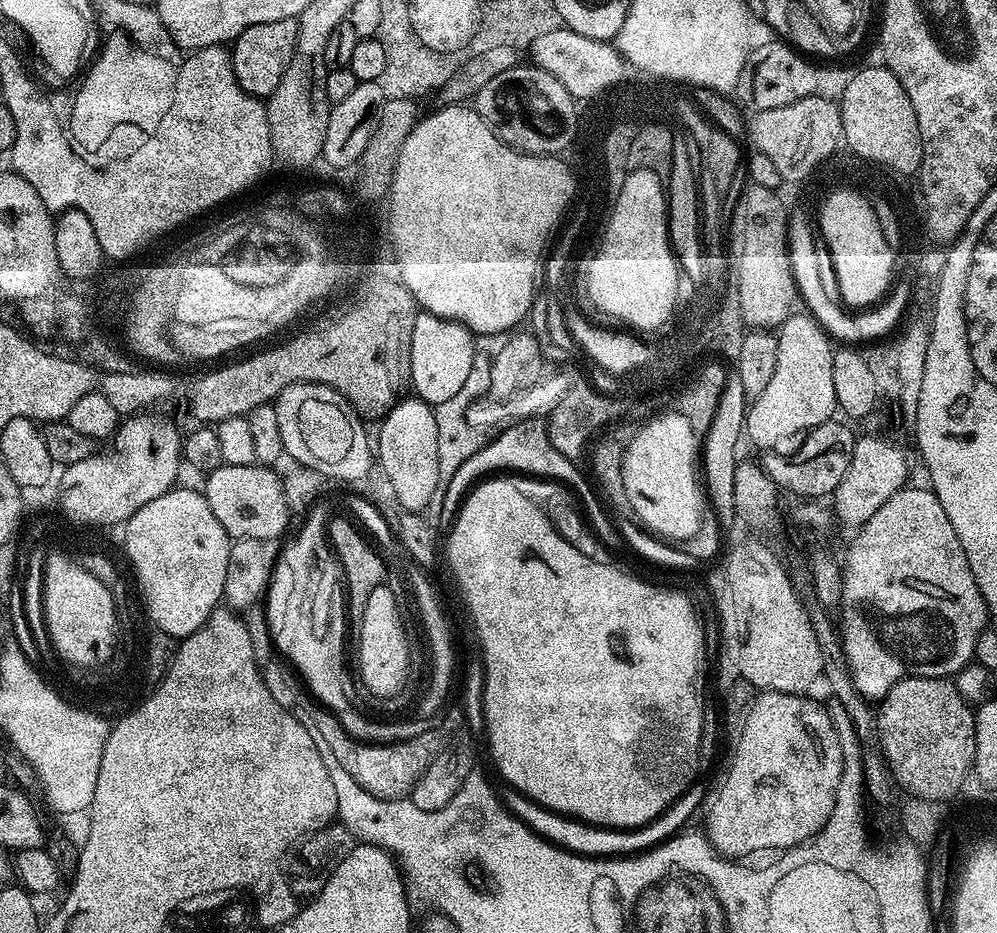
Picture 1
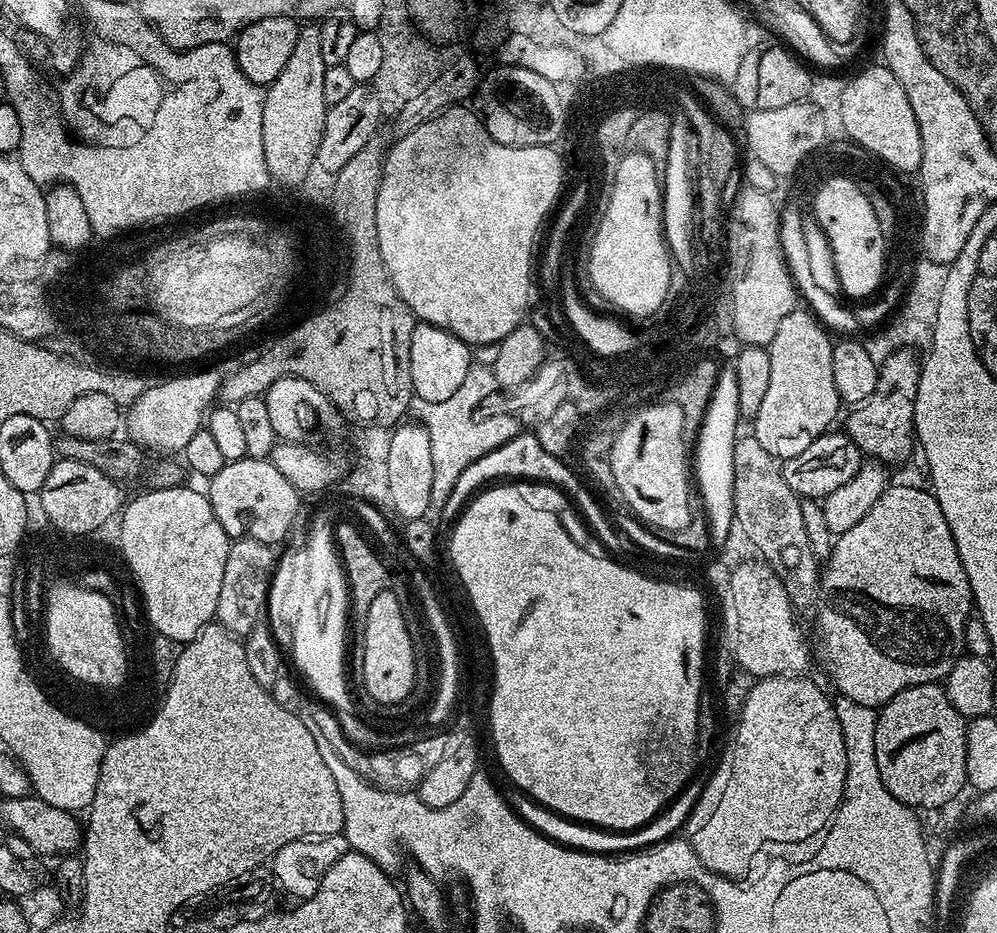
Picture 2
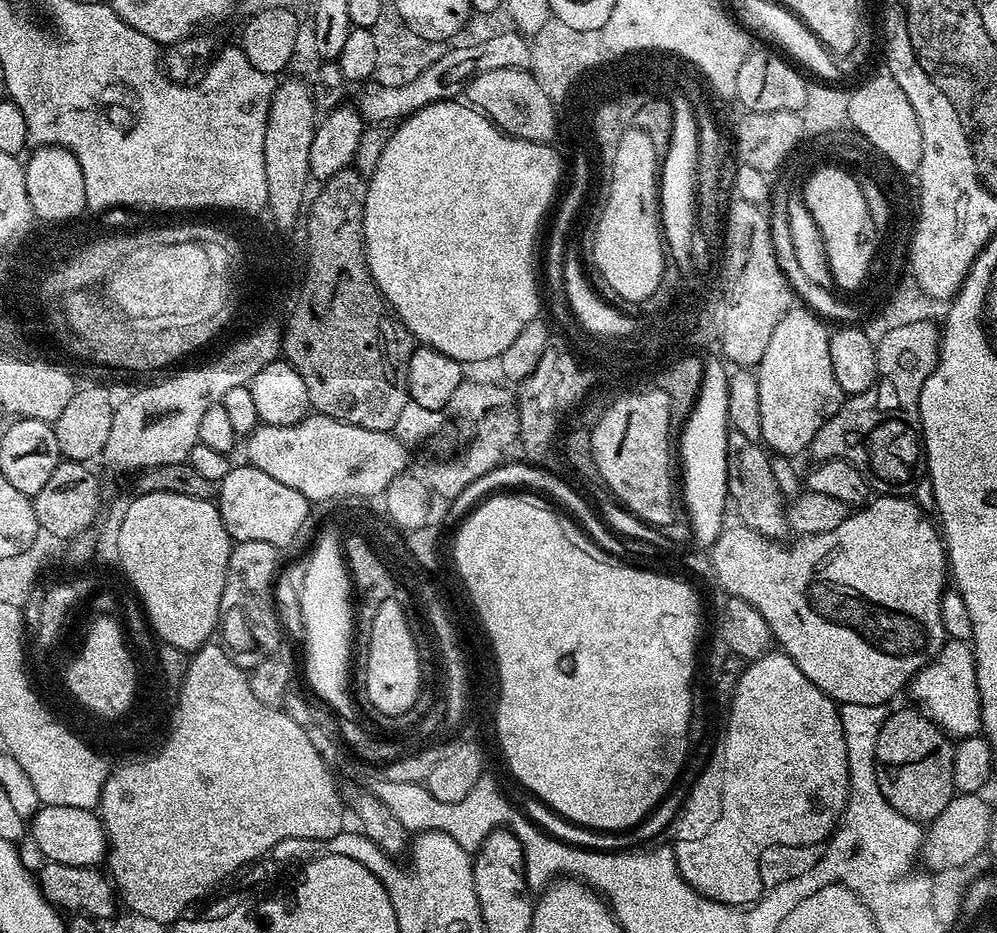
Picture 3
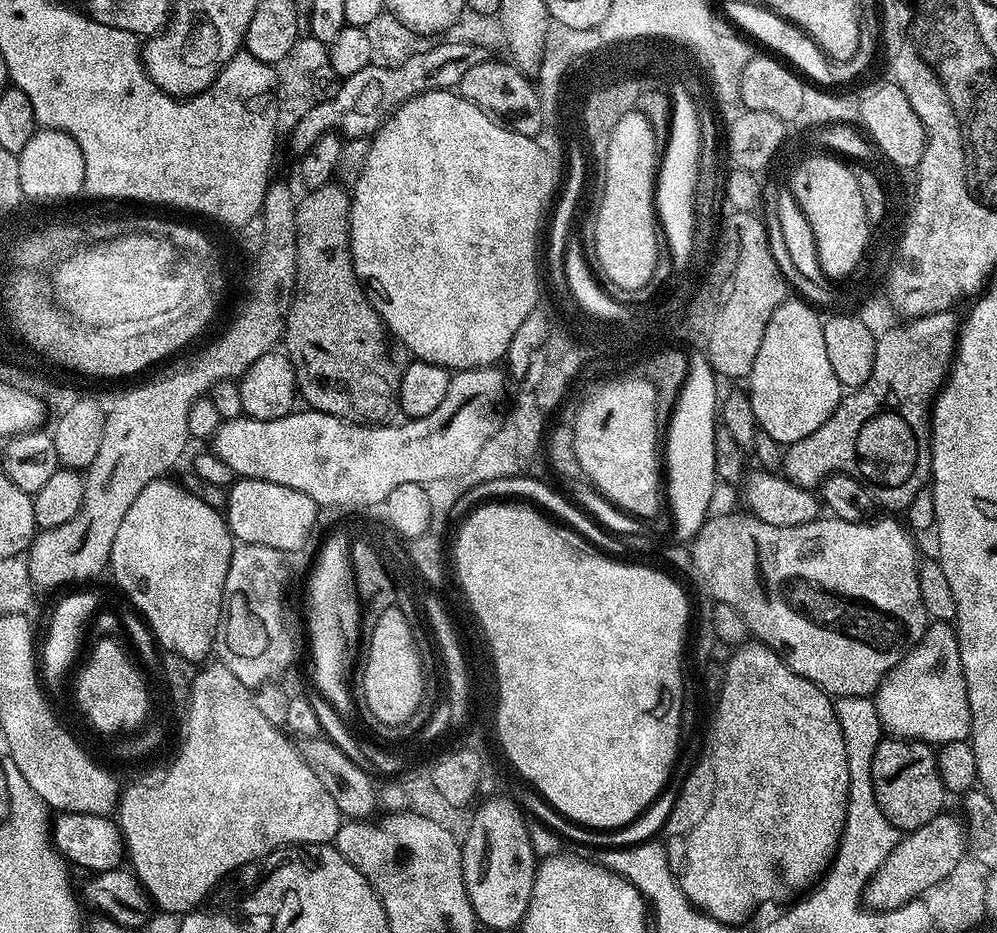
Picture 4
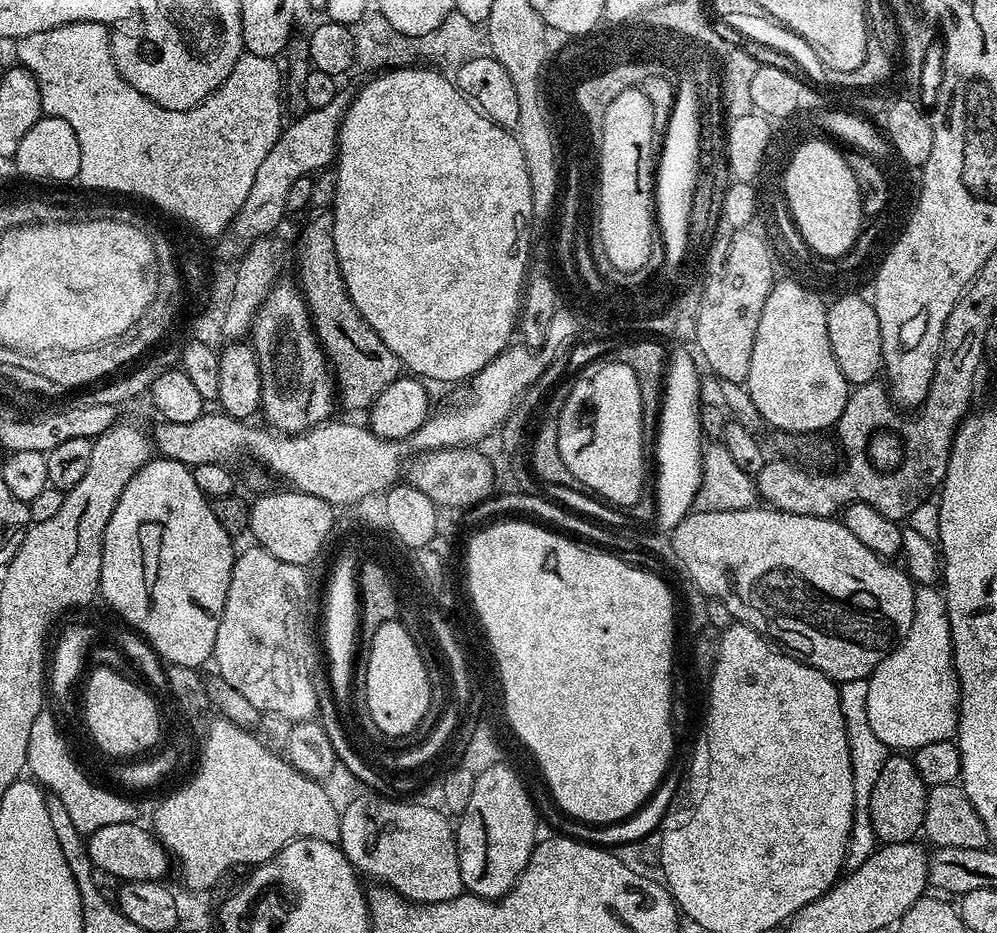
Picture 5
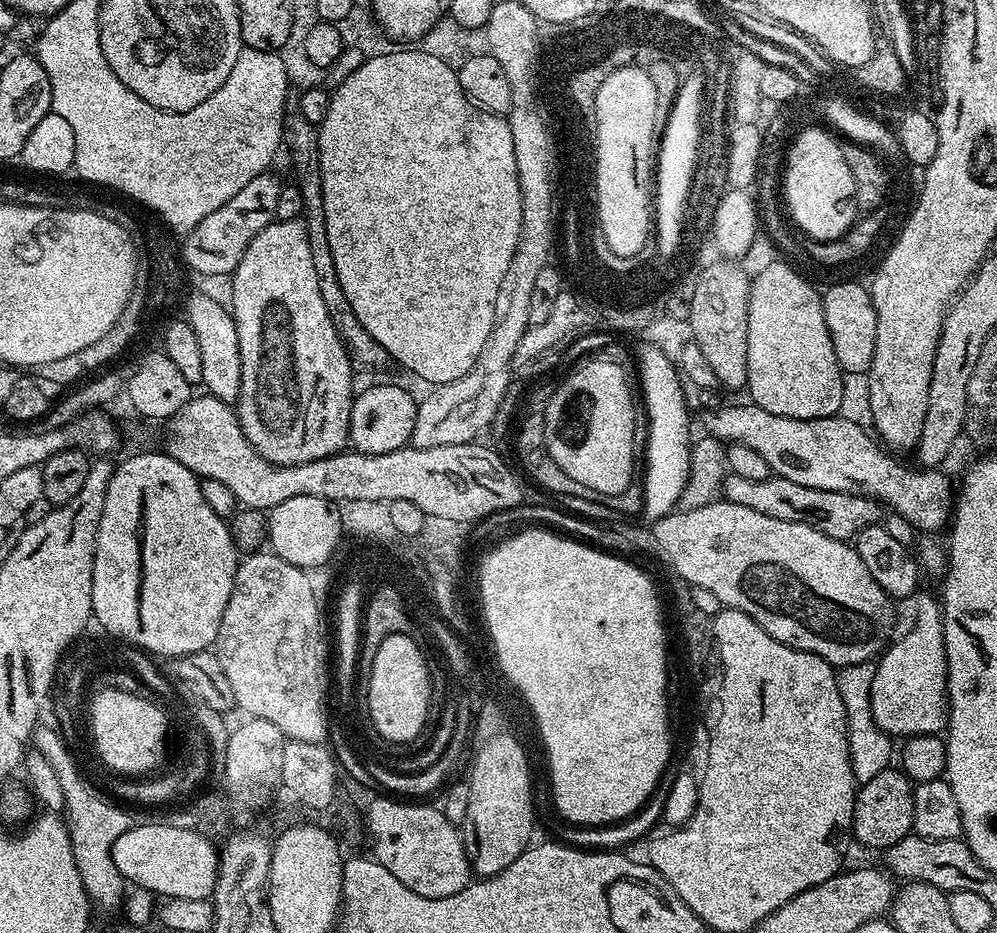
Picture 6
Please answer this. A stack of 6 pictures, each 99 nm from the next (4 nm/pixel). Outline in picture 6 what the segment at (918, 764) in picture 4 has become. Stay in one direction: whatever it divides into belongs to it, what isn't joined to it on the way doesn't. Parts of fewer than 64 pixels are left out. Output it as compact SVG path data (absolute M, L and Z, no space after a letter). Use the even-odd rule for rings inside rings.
M890 766L882 774L863 781L856 789L854 814L852 815L852 836L868 848L883 850L902 842L902 838L913 835L914 785L899 767Z

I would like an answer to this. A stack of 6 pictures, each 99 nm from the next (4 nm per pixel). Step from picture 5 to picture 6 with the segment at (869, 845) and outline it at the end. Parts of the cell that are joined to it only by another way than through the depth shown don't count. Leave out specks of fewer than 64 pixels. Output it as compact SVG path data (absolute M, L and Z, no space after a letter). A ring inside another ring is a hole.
M867 662L846 665L836 673L838 694L842 694L842 706L846 710L850 766L853 776L860 782L874 778L874 774L882 774L882 770L889 768L894 760L893 737L879 728L871 713L871 683L874 682L875 672L875 667Z

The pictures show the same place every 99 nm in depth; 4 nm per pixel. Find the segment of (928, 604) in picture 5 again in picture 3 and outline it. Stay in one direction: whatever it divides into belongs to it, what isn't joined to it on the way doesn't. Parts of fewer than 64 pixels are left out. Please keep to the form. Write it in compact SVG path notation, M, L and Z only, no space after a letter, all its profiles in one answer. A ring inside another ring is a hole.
M947 639L942 650L926 667L920 668L913 677L910 693L927 714L941 729L954 738L964 739L975 736L981 731L976 722L981 721L981 700L977 688L977 668L971 645L967 641Z

